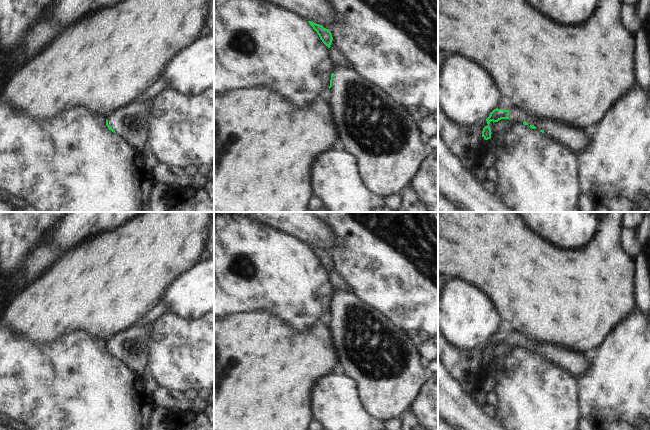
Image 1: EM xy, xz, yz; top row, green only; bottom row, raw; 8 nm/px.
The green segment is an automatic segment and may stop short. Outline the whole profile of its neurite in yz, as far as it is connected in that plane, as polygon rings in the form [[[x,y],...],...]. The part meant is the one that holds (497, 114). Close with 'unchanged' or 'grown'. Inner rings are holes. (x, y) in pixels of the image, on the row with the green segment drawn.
[[[516,107],[510,110],[496,108],[490,113],[489,117],[486,119],[488,125],[485,126],[482,131],[482,137],[485,140],[491,138],[490,122],[498,122],[501,119],[509,119],[512,122],[516,121],[528,125],[532,129],[539,129],[540,132],[553,138],[578,156],[584,153],[588,147],[590,139],[588,130],[568,125],[565,122],[533,117]]] | grown

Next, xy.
[[[135,100],[106,119],[109,130],[126,140],[140,153],[148,141],[148,122],[152,102]]] | grown

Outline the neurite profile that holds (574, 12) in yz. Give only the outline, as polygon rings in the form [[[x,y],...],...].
[[[526,0],[532,7],[567,25],[587,22],[595,13],[599,0]]]

